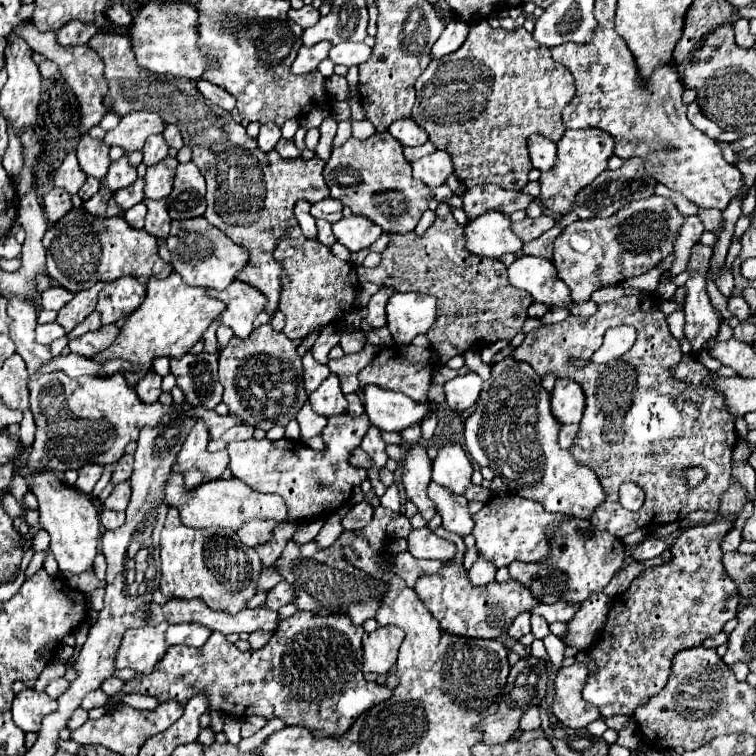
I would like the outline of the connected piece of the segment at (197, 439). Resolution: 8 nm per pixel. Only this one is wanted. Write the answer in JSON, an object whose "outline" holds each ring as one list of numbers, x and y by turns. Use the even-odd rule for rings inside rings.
{"outline":[[197,420,193,430,185,439,181,452,177,456,177,464,173,468,175,472,181,472,183,475,187,490,193,490,203,482,219,480,223,470,229,464,227,450,211,454,207,452,207,444,209,444,207,428,203,420]]}

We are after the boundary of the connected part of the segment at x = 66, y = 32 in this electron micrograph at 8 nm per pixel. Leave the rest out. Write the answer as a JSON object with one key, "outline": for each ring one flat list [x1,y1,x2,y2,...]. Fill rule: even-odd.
{"outline":[[69,22,69,26,63,26,61,30,57,30,57,40,61,42,61,46,73,46,73,44,87,44,89,38,95,34,97,30,91,28,89,24,81,24,81,22]]}

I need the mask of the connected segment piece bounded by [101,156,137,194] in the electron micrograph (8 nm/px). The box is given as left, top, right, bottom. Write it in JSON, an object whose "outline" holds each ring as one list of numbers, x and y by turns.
{"outline":[[123,156,123,158,111,162,109,172,107,172,107,176,105,176,105,180,103,180,101,184,103,184,103,188,107,188,111,194,115,194,117,190,131,186,135,180,137,180,137,170,135,170,133,166,129,166,127,158]]}

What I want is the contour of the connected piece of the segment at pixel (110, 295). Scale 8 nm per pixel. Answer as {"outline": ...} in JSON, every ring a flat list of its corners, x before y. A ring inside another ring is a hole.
{"outline":[[123,276,115,282,107,282,99,292,97,312,101,312,103,324,113,324,119,318,133,314,145,300,145,286,131,276]]}

